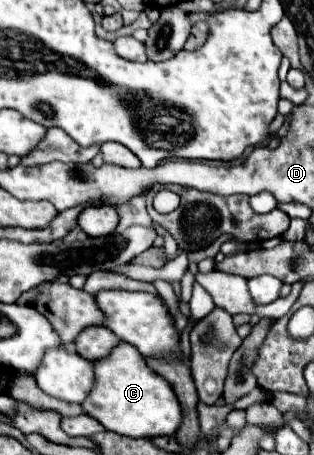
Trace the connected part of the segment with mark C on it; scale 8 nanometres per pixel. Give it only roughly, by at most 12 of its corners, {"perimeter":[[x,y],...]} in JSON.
{"perimeter":[[120,342],[94,362],[84,414],[130,438],[172,436],[170,384]]}

